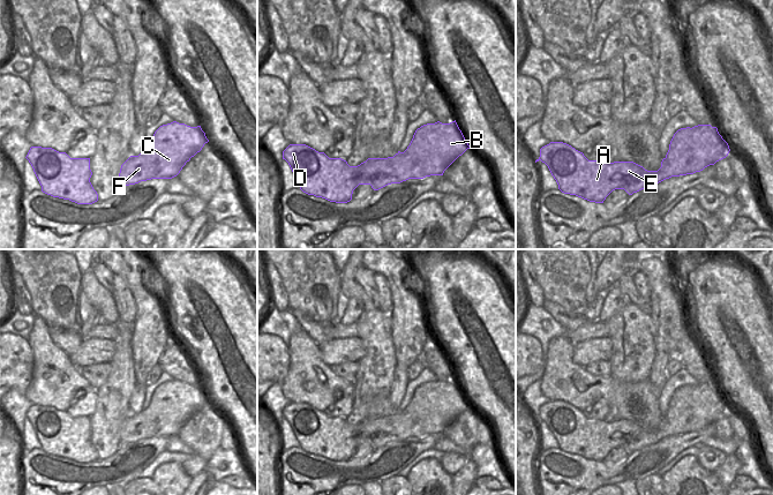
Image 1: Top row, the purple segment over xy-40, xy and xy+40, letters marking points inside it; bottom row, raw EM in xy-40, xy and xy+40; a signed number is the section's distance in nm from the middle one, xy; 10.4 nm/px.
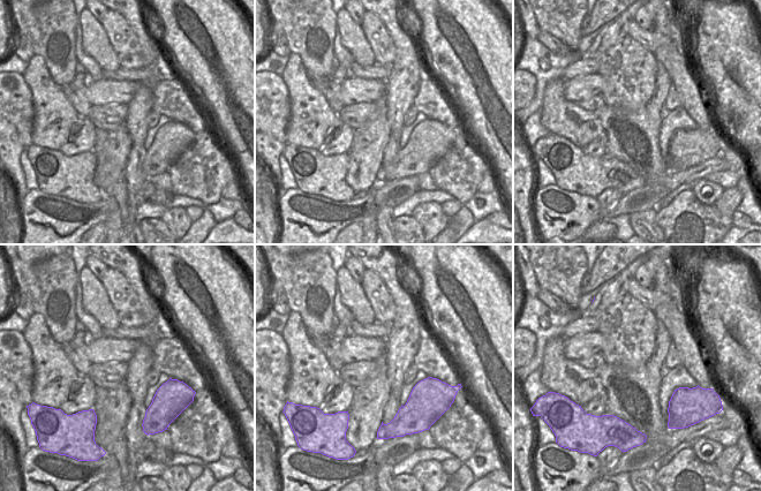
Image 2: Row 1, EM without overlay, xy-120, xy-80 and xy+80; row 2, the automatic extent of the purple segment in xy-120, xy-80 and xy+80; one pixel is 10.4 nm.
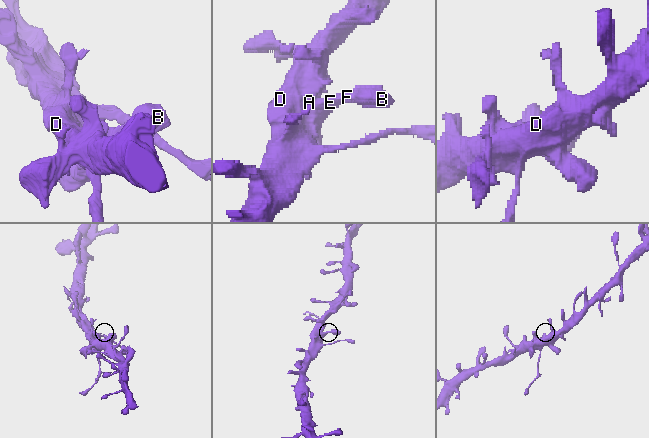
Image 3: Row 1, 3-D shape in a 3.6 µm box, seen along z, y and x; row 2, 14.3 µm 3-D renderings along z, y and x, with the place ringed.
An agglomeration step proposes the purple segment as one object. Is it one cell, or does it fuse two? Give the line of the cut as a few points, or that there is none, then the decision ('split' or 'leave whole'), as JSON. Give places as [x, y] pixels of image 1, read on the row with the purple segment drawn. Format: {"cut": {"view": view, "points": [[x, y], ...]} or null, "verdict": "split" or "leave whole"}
{"cut": null, "verdict": "leave whole"}

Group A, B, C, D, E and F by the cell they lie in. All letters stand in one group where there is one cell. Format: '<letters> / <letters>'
A B C D E F

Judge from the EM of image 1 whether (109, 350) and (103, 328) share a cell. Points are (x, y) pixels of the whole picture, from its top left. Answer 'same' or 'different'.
different

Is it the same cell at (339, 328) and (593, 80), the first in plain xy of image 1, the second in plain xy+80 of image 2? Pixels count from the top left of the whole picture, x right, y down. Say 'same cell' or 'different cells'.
different cells

